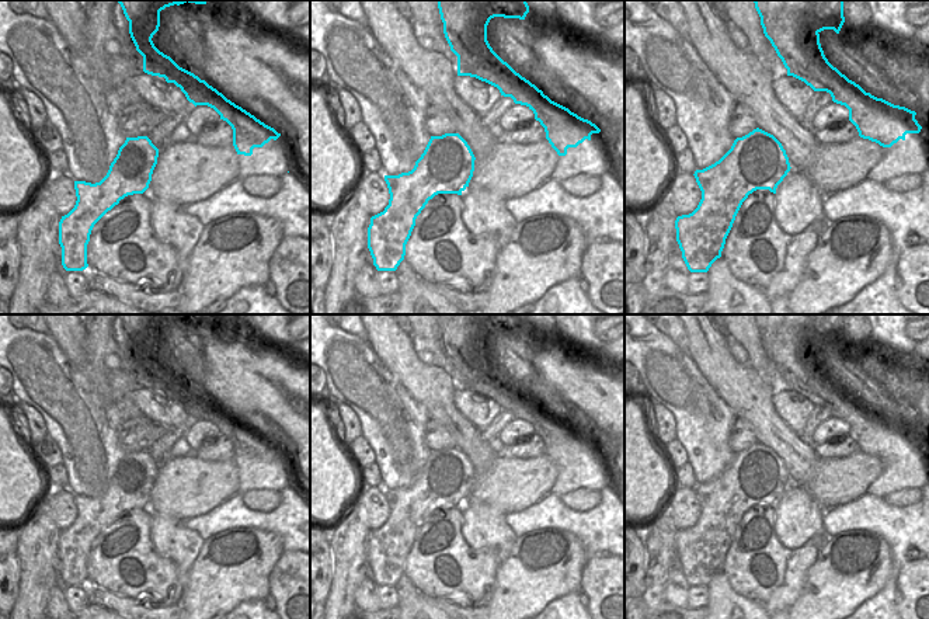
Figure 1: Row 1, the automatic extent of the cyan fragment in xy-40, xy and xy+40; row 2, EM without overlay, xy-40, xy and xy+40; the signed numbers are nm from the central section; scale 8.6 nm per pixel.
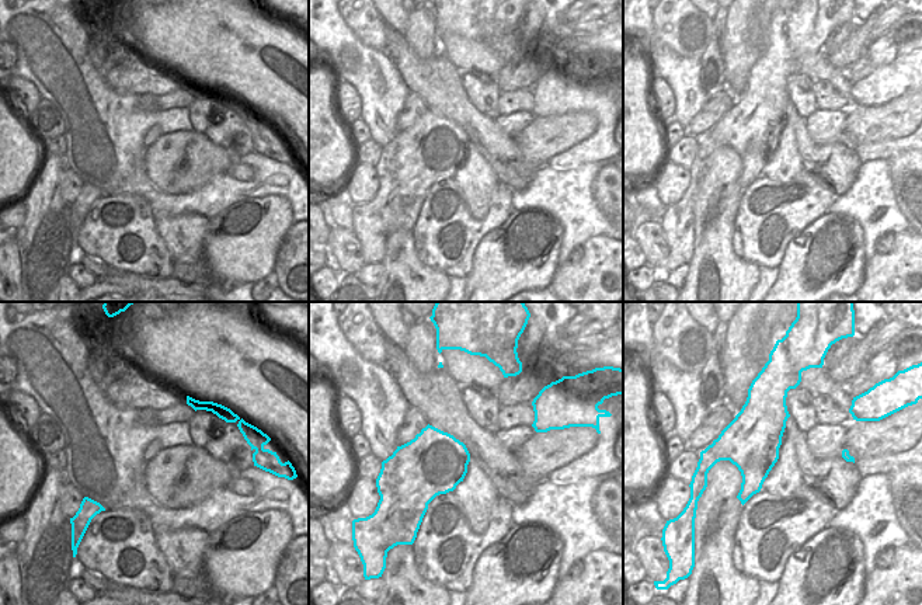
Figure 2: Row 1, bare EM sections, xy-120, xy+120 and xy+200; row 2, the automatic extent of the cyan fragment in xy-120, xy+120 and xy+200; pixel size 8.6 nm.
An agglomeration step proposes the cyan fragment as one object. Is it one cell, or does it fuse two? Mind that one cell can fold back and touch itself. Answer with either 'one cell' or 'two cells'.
two cells

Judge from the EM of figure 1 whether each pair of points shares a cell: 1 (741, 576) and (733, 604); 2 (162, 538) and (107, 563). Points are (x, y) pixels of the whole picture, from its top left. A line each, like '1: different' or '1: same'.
1: different
2: different

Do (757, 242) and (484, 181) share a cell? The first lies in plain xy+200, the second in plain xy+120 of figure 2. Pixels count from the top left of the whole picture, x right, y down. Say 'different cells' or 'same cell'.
different cells

